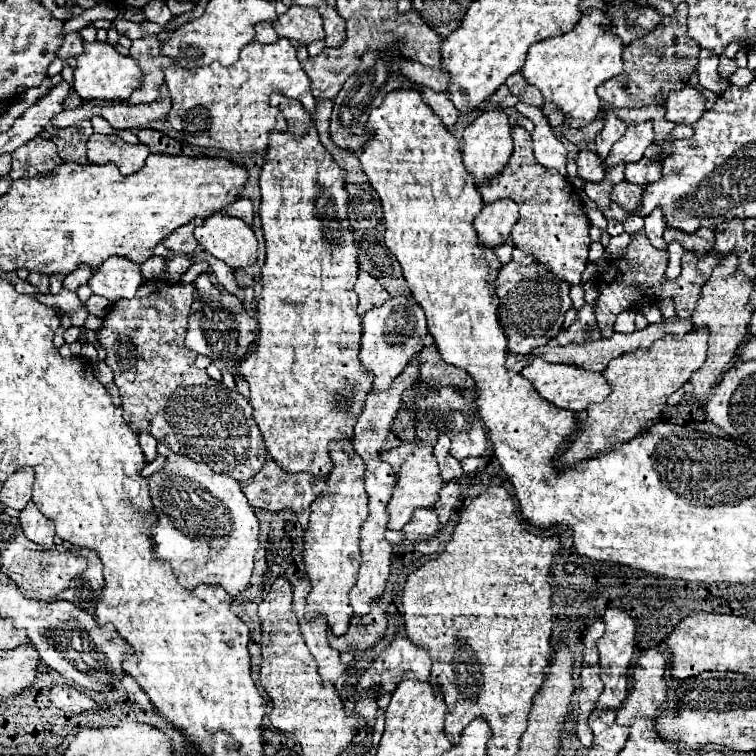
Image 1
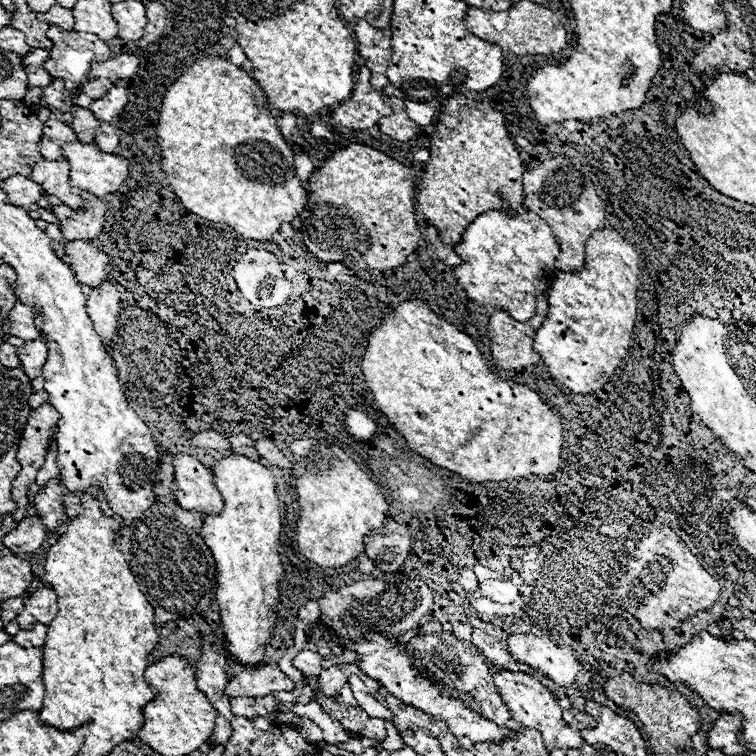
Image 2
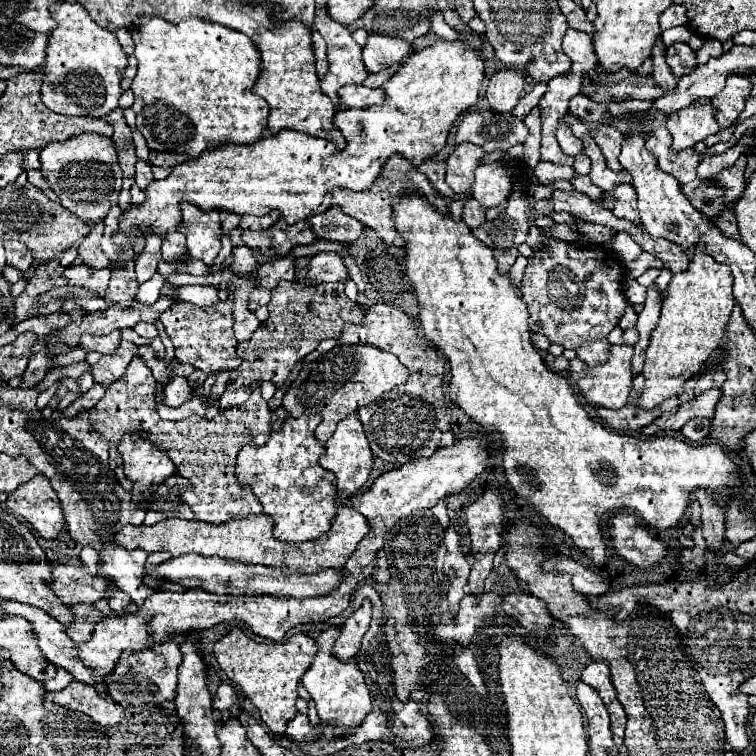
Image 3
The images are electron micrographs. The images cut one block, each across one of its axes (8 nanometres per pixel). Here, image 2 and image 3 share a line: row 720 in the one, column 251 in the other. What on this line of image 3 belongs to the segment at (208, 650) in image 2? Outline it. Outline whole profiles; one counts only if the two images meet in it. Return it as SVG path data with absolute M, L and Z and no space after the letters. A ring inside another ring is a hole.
M272 210L266 216L242 216L240 230L268 230L270 226L276 224L278 218L280 218L280 212L276 210Z

